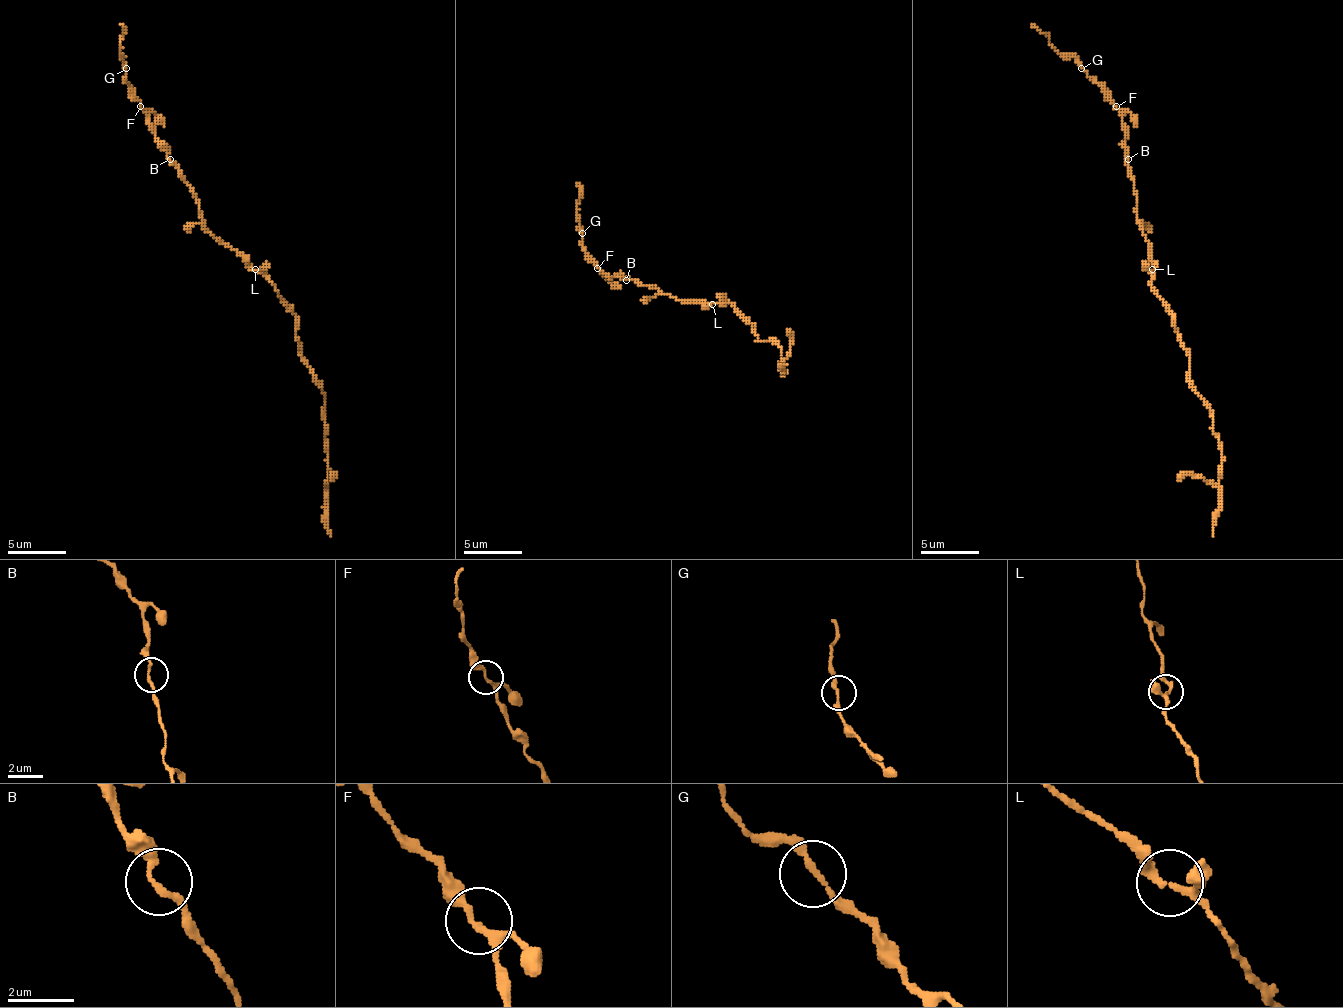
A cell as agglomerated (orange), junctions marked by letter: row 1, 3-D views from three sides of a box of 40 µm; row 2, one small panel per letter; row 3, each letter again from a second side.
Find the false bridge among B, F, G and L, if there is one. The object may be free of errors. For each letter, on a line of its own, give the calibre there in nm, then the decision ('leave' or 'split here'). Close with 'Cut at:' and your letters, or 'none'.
B: 180 nm | leave
F: 160 nm | leave
G: 180 nm | leave
L: 160 nm | leave
Cut at: none

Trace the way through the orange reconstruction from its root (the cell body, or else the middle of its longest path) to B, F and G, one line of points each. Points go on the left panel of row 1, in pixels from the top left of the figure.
B: (246, 261), (205, 226), (193, 188), (170, 159)
F: (246, 261), (205, 226), (193, 188), (167, 156), (167, 147), (155, 135), (149, 115), (140, 106)
G: (246, 261), (205, 226), (196, 194), (155, 135), (149, 115), (126, 80), (126, 68)

